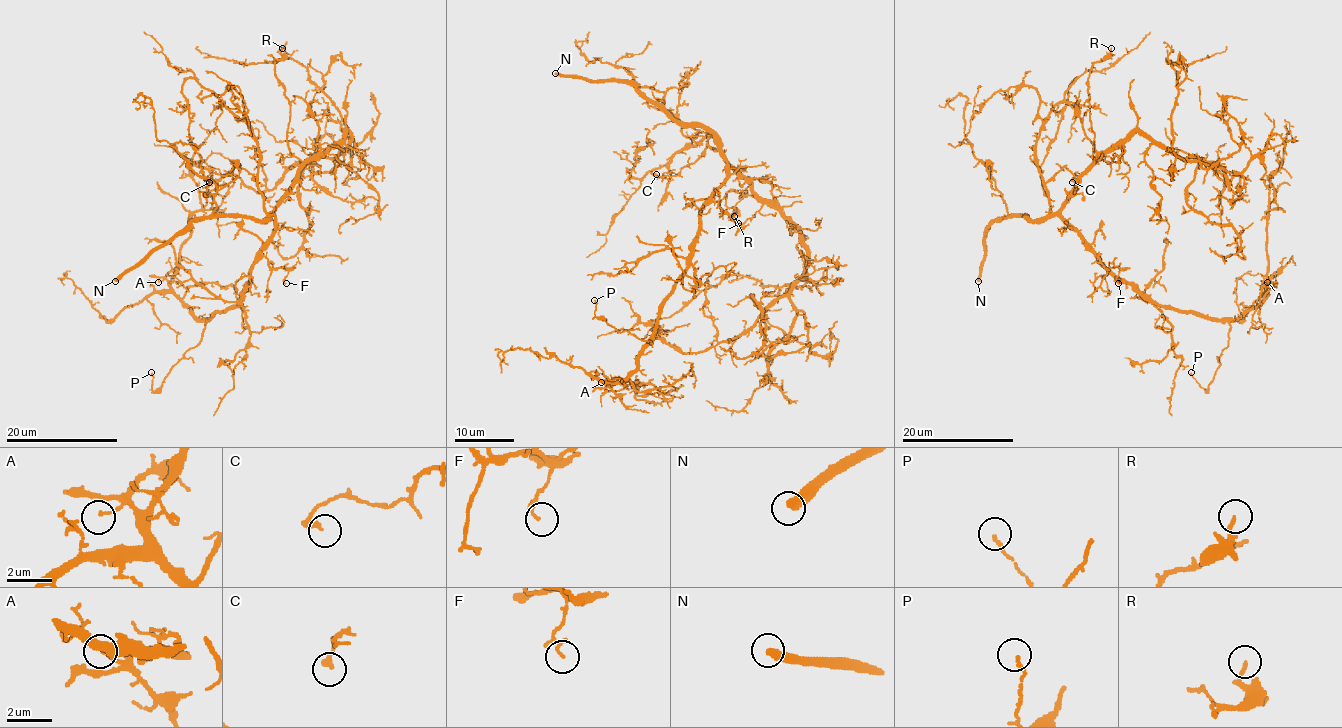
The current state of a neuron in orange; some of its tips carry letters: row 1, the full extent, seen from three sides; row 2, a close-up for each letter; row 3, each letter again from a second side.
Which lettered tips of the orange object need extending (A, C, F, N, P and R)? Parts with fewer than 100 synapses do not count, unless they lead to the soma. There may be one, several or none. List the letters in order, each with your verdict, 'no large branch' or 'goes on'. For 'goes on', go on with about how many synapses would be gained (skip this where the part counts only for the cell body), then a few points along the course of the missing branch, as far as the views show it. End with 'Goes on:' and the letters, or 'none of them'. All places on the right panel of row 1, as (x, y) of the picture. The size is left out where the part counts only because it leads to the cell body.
A: no large branch
C: no large branch
F: no large branch
N: goes on; 300 synapses
P: no large branch
R: no large branch
Goes on: N

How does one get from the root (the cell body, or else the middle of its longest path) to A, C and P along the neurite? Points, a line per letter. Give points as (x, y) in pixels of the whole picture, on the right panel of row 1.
A: (1078, 232), (1117, 276), (1175, 310), (1207, 318), (1237, 318), (1266, 296), (1270, 279), (1267, 282)
C: (1078, 232), (1050, 212), (1046, 187), (1046, 183), (1064, 166), (1074, 176), (1074, 173), (1072, 182)
P: (1078, 232), (1106, 267), (1157, 303), (1228, 322), (1228, 345), (1221, 352), (1220, 366), (1206, 391), (1191, 372)

